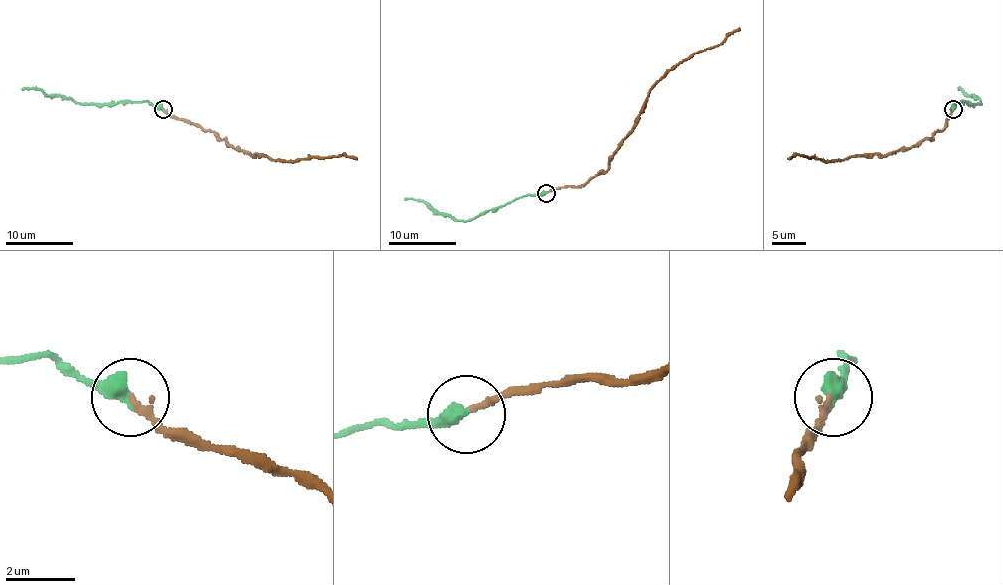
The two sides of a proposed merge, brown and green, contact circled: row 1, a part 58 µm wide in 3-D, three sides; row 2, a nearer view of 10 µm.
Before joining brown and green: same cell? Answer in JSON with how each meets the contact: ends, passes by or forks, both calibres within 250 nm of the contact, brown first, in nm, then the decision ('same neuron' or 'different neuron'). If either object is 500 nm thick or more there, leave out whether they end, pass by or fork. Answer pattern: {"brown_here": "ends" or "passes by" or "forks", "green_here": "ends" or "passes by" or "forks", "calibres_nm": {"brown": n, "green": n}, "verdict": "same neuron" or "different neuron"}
{"brown_here": "ends", "green_here": "ends", "calibres_nm": {"brown": 190, "green": 480}, "verdict": "same neuron"}

